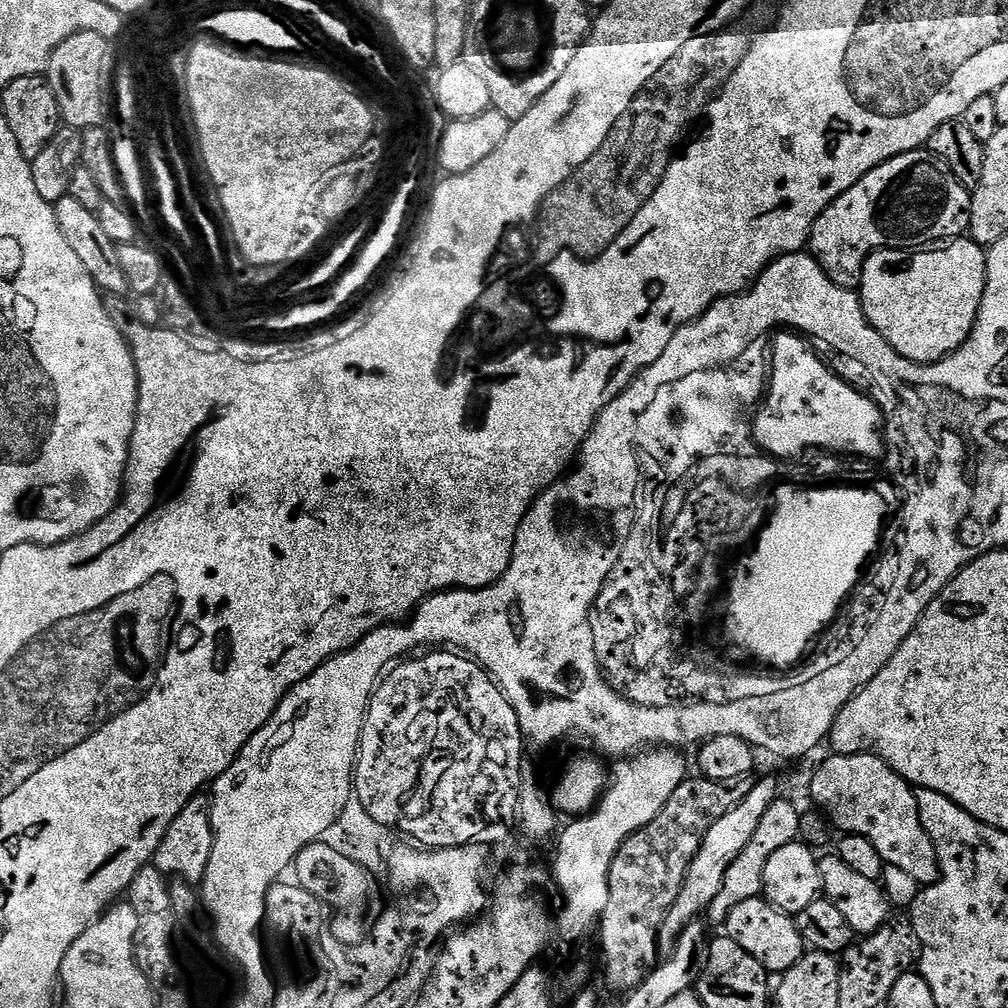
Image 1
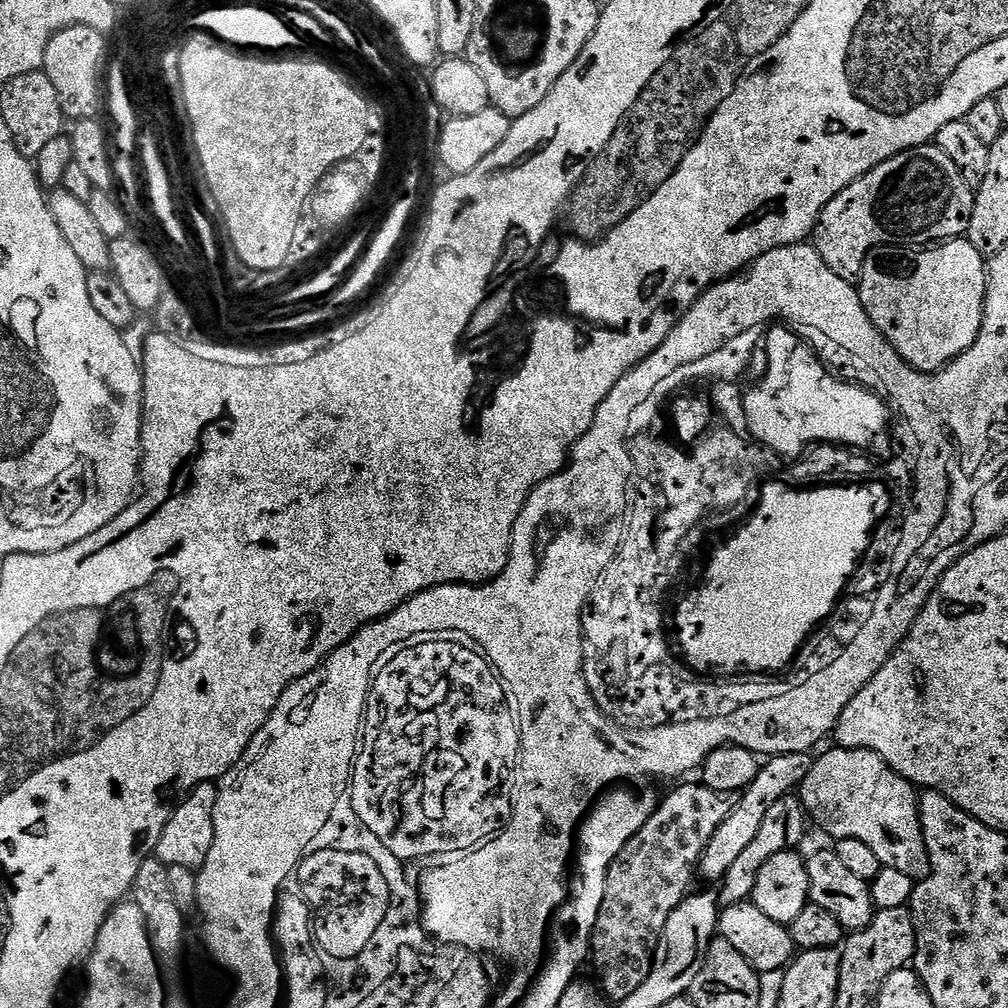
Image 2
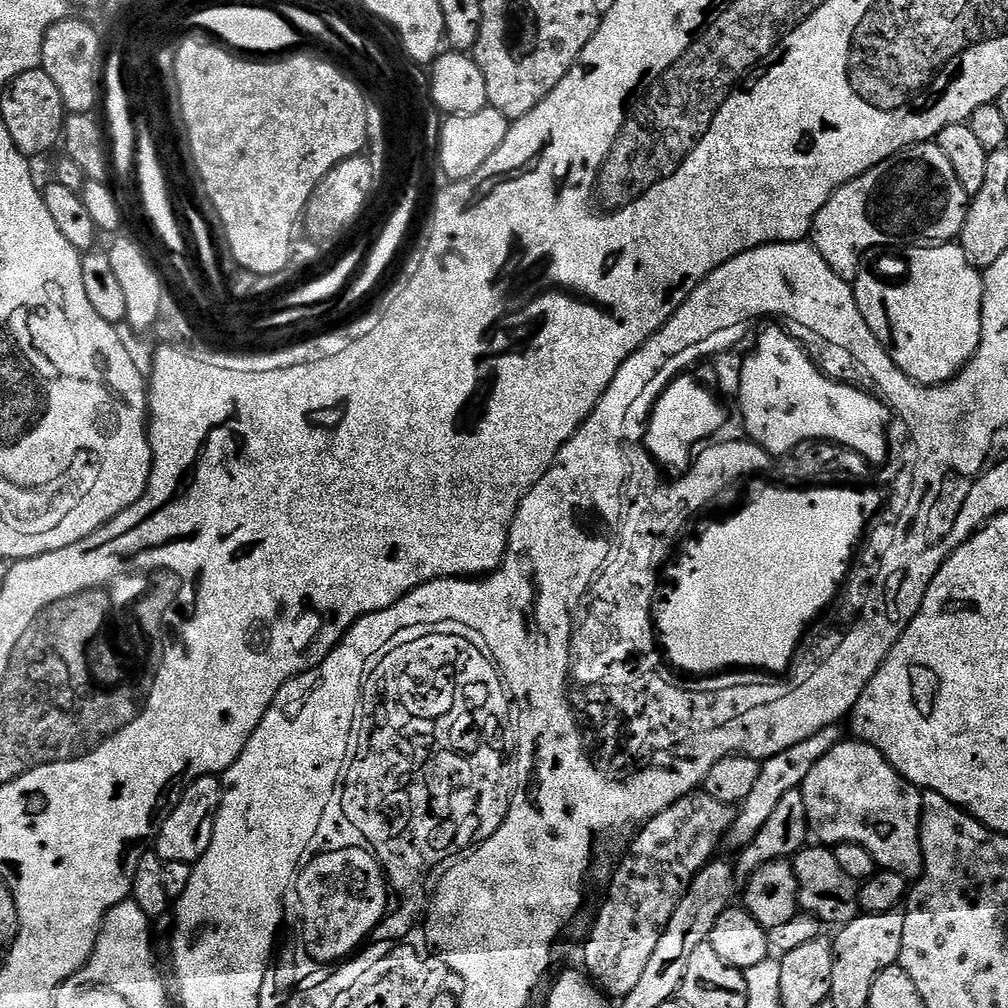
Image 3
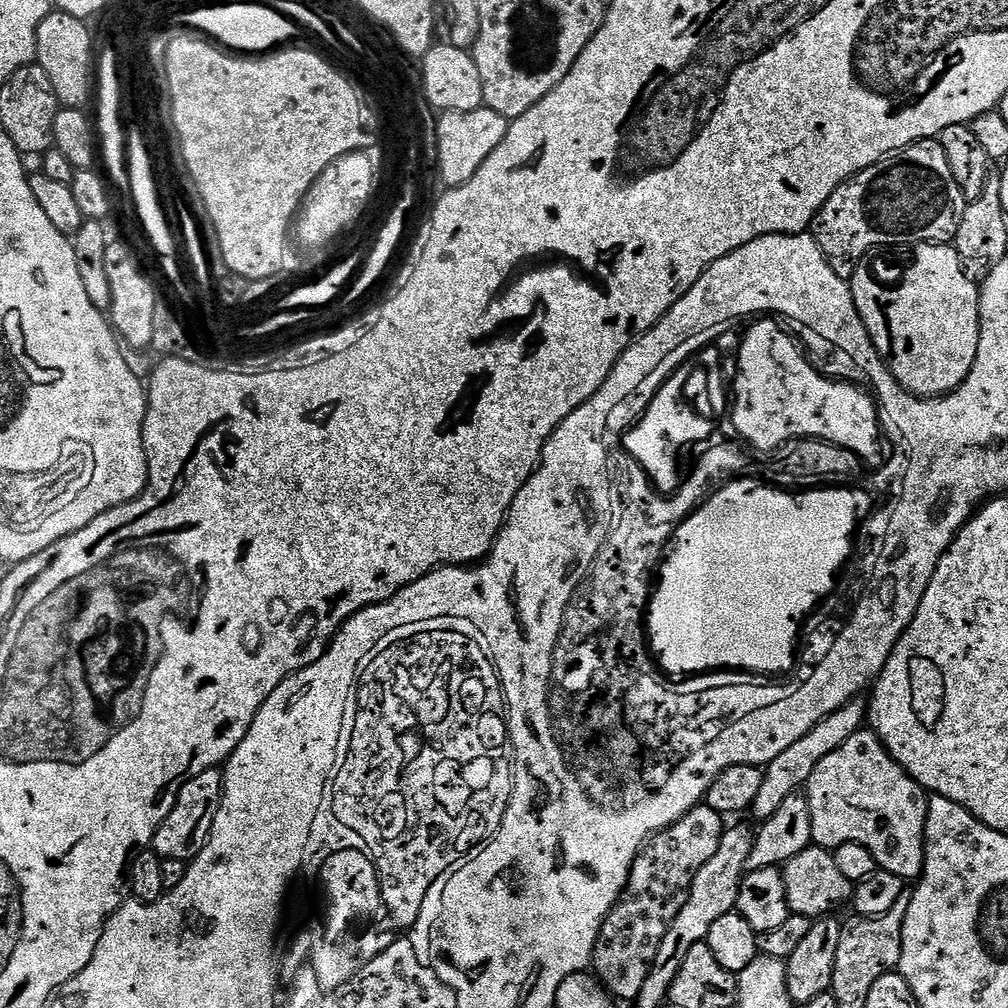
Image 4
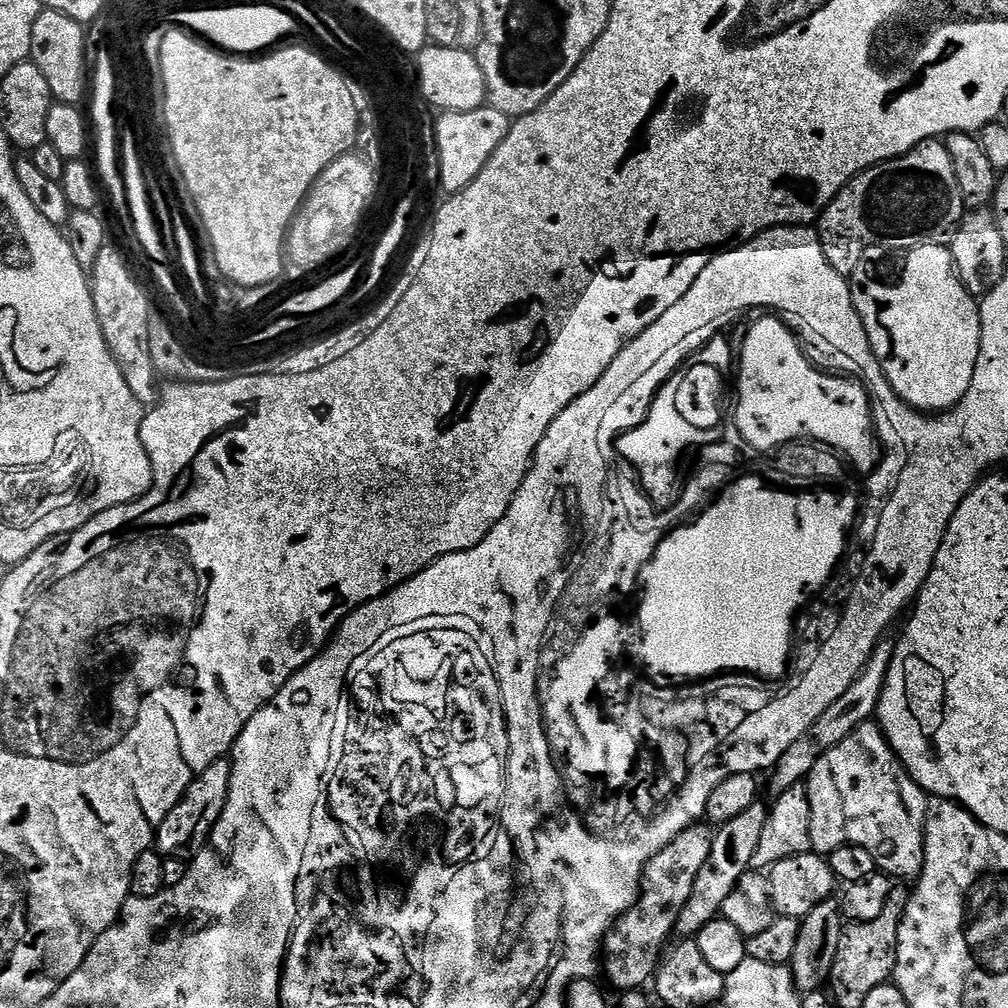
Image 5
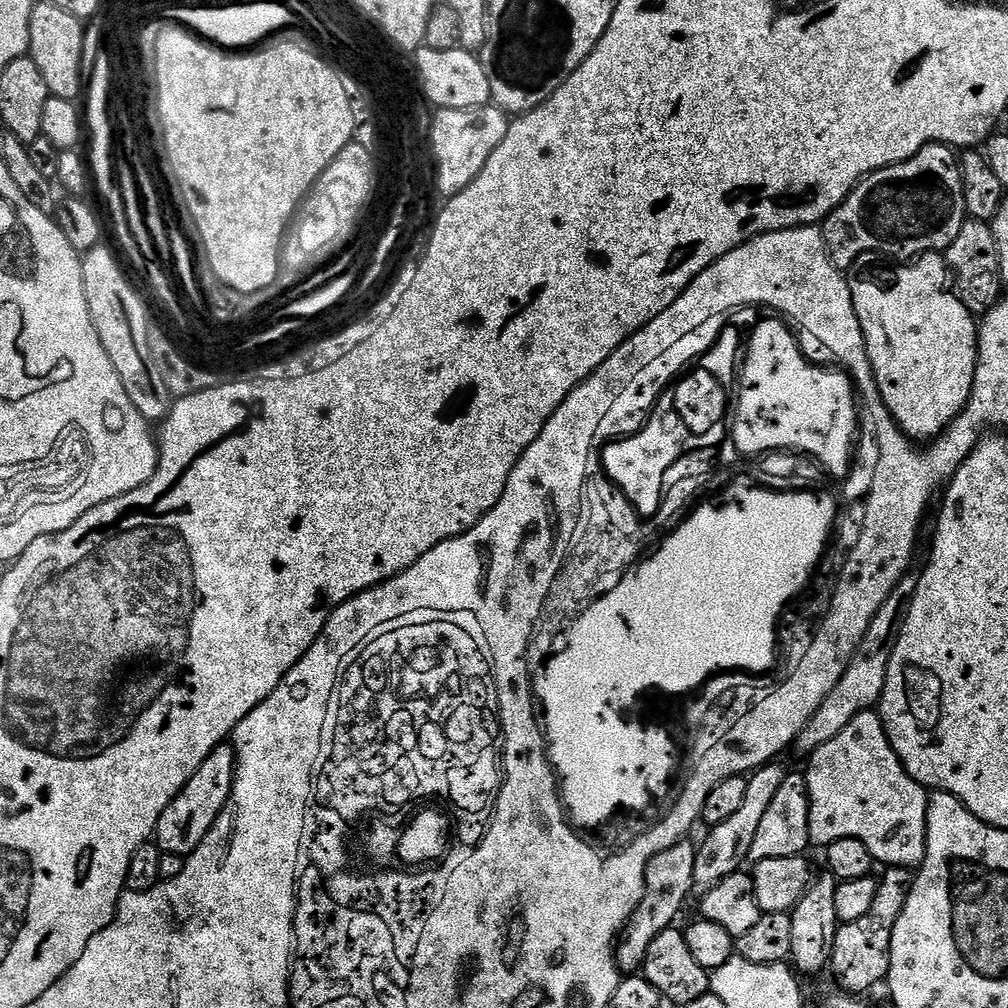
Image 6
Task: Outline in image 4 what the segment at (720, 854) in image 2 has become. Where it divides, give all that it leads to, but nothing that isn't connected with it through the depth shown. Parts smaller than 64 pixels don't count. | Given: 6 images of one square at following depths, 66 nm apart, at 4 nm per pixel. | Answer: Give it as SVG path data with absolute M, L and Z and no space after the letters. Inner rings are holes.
M867 699L851 700L846 706L834 710L834 714L822 718L822 722L818 722L806 734L802 734L802 738L798 738L794 746L782 750L782 754L778 754L778 758L771 760L764 768L762 787L758 789L758 798L754 798L752 803L751 815L756 815L757 821L763 822L770 818L770 814L775 814L778 806L786 802L786 798L797 795L807 785L810 774L814 774L814 766L818 766L818 762L826 758L826 754L834 754L834 750L838 750L838 746L842 746L846 738L850 738L865 727L867 715Z

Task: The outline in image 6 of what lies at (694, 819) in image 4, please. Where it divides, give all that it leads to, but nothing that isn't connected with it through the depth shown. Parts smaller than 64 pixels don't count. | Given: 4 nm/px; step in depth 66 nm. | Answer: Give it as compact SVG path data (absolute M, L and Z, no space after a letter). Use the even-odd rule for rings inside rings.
M685 838L680 843L662 850L662 854L655 856L646 870L646 886L644 887L644 901L632 915L616 946L616 965L621 973L636 974L644 967L650 946L662 934L662 930L673 927L677 923L680 911L688 900L688 895L694 892L694 866L696 865L697 845L691 844L691 839Z

